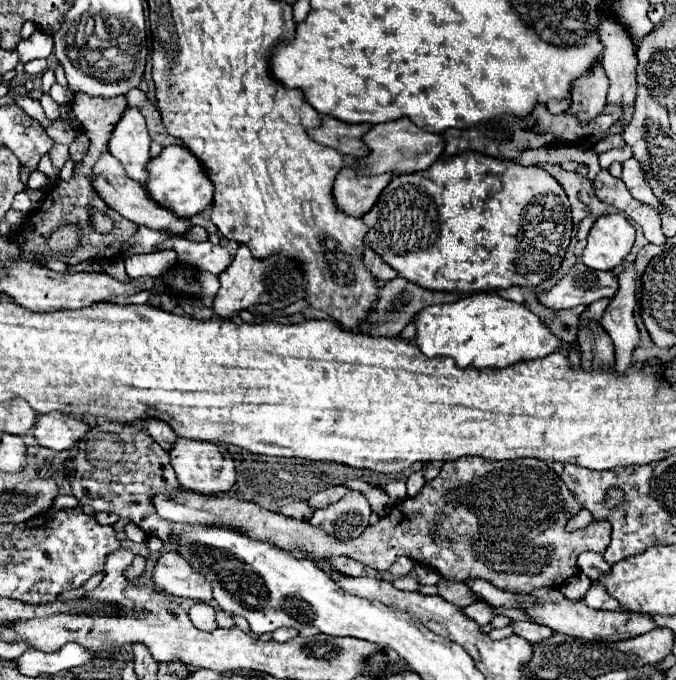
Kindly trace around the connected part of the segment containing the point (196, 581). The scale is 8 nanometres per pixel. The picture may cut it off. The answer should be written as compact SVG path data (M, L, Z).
M177 553L161 555L153 571L153 581L161 591L173 597L189 597L205 603L213 599L209 581Z

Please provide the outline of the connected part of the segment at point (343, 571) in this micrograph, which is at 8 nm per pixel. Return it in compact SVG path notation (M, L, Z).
M333 557L333 559L329 559L329 565L339 575L347 575L347 577L359 577L365 569L365 565L353 561L353 559L345 559L345 557Z

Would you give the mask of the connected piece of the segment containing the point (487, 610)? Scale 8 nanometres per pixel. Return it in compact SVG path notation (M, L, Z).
M483 601L471 603L471 605L463 607L463 613L465 613L469 619L473 619L475 623L481 623L481 625L487 625L487 623L491 621L491 617L493 617L493 609L491 609L487 603L483 603Z

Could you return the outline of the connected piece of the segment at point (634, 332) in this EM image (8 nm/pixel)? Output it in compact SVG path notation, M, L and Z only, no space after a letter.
M627 265L619 275L619 291L601 317L603 329L615 343L617 371L625 373L631 365L631 353L639 345L639 329L633 319L635 309L635 267Z

